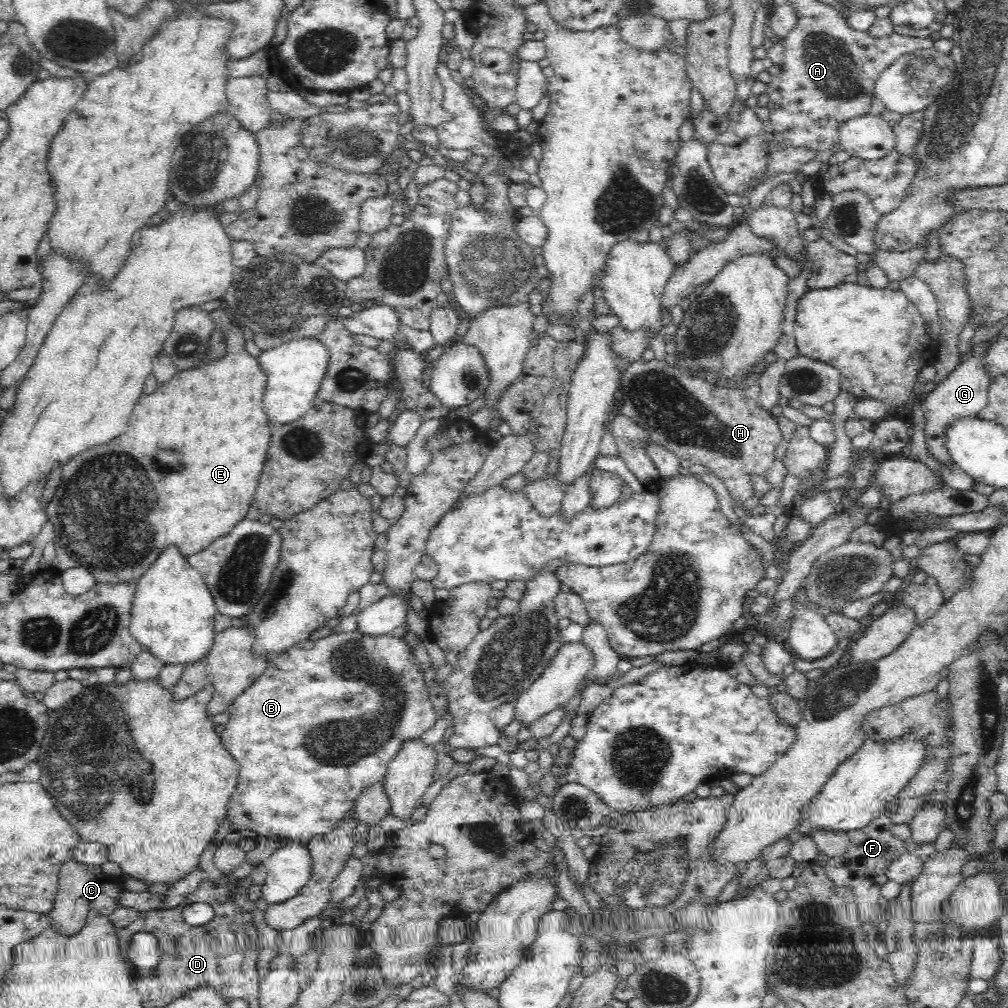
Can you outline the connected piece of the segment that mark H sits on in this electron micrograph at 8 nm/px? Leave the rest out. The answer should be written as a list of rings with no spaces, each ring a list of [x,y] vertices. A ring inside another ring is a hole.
[[[642,359],[621,374],[619,387],[617,412],[636,422],[651,440],[671,450],[679,459],[706,467],[728,489],[733,506],[734,503],[742,506],[753,498],[755,489],[752,476],[766,476],[770,464],[776,460],[774,452],[783,438],[777,418],[758,403],[761,395],[758,384],[748,390],[728,391],[709,381],[683,375],[667,365],[665,360]]]

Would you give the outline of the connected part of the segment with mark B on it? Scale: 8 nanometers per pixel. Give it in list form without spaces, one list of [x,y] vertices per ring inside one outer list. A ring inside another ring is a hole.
[[[354,631],[348,634],[329,635],[317,640],[304,639],[304,642],[298,642],[282,650],[266,663],[265,671],[254,681],[254,684],[246,688],[230,705],[228,710],[230,719],[226,729],[220,734],[223,747],[240,764],[238,788],[234,790],[234,796],[230,798],[230,804],[228,804],[228,820],[232,822],[235,831],[248,828],[262,836],[274,834],[278,838],[290,838],[294,843],[307,846],[314,836],[332,833],[344,815],[348,816],[350,808],[355,808],[362,788],[385,778],[387,765],[397,754],[398,748],[401,748],[406,740],[421,738],[424,732],[434,726],[438,716],[433,710],[429,693],[424,687],[422,672],[418,669],[417,661],[410,653],[406,640],[394,638],[391,634],[372,637]]]

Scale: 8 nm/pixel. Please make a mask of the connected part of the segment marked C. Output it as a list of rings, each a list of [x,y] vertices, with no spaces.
[[[74,858],[70,859],[61,867],[58,882],[58,894],[56,904],[52,908],[47,918],[50,919],[51,926],[61,931],[65,936],[74,936],[84,927],[86,916],[90,912],[100,913],[100,915],[110,916],[120,908],[120,896],[124,894],[124,883],[121,878],[108,876],[103,872],[101,866],[76,863]]]

